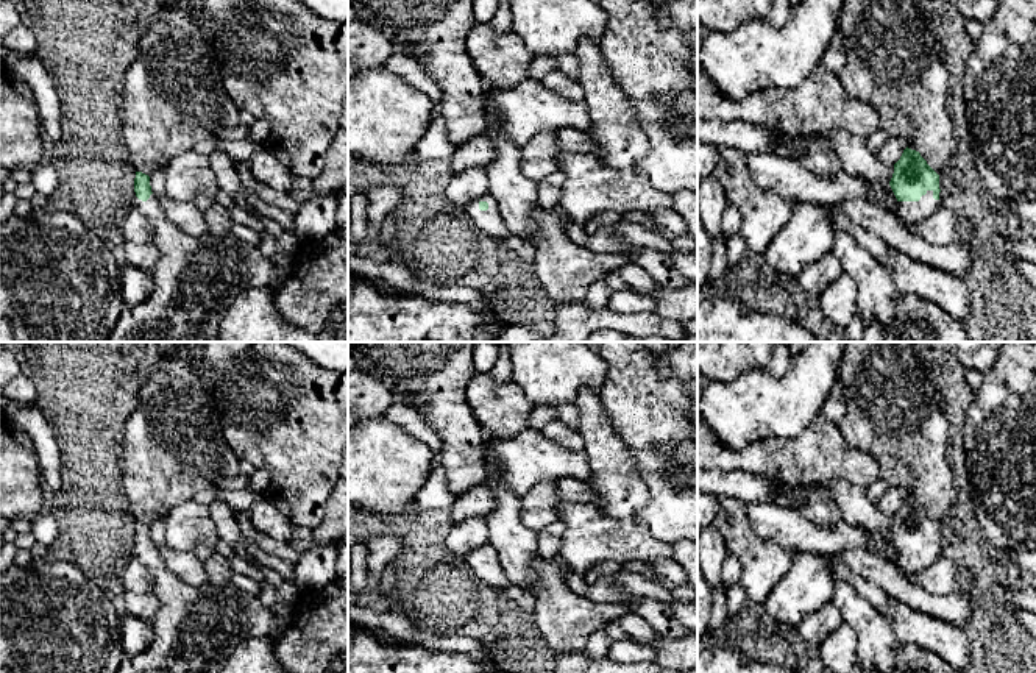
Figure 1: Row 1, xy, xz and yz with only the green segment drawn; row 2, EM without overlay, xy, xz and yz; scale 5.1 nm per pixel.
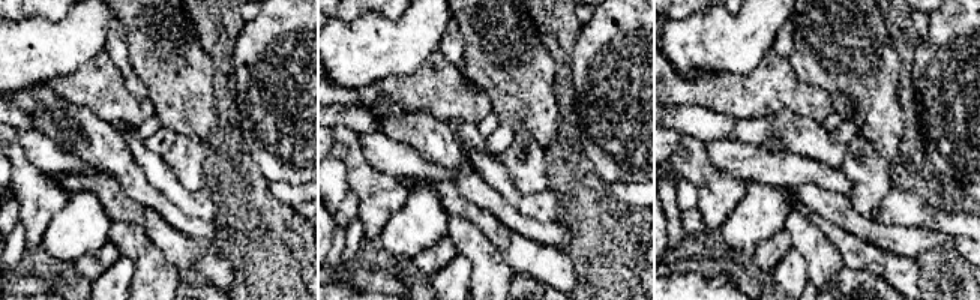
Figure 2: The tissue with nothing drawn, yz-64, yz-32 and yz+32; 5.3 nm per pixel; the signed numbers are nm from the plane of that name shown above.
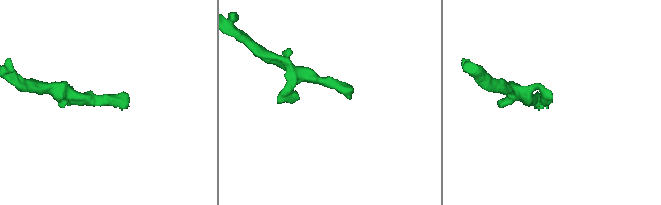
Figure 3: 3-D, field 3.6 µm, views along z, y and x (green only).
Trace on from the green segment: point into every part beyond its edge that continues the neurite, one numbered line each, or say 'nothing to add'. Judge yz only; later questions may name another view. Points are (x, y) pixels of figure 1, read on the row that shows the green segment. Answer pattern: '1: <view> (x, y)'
1: yz (911, 213)

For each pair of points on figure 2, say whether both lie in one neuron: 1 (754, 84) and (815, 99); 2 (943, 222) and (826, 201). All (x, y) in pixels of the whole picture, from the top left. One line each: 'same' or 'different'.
1: same
2: different

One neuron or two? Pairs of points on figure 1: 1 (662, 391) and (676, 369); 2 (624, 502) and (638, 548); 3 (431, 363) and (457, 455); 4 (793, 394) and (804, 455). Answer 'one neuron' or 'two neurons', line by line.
1: two neurons
2: two neurons
3: one neuron
4: two neurons

